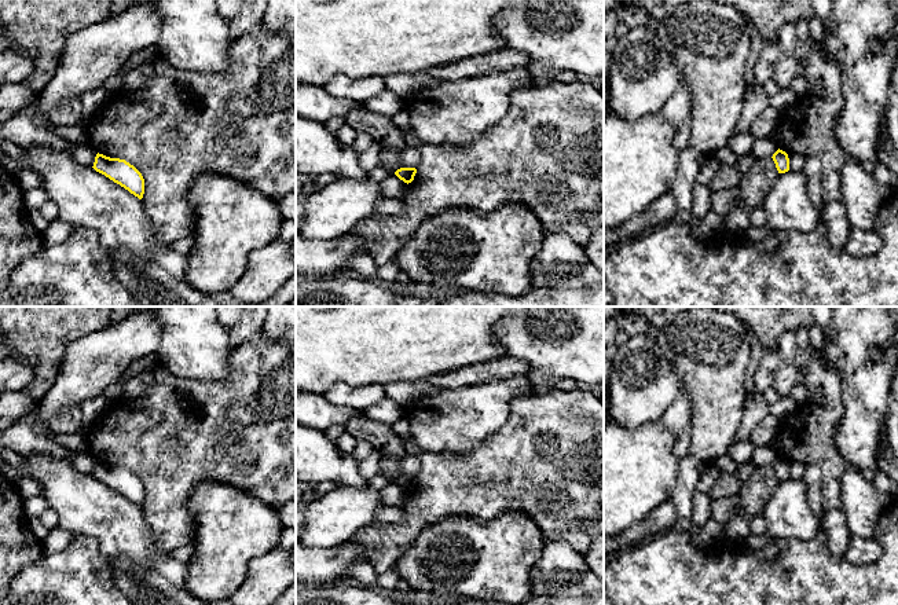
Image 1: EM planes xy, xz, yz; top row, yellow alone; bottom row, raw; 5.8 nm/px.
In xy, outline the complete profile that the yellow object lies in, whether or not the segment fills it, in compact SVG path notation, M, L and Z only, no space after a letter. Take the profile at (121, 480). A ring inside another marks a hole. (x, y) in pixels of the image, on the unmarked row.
M98 461L92 476L128 498L139 507L143 506L144 487L142 481L125 468L110 466Z

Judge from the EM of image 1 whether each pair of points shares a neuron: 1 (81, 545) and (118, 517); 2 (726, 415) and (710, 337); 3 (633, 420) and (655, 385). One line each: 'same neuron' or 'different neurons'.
1: different neurons
2: same neuron
3: same neuron

